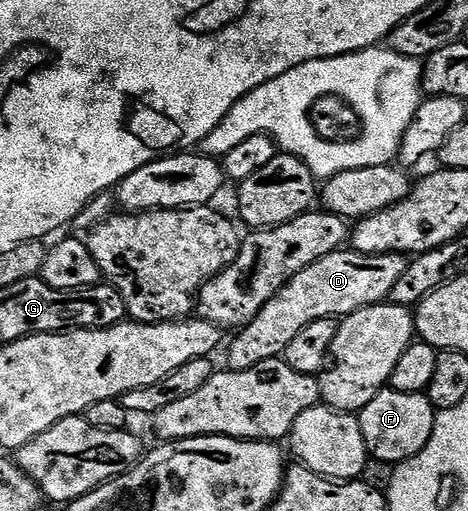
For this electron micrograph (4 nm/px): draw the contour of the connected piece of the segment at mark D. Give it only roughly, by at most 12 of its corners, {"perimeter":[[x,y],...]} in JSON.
{"perimeter":[[337,251],[235,334],[227,368],[283,358],[302,327],[387,302],[409,258]]}

